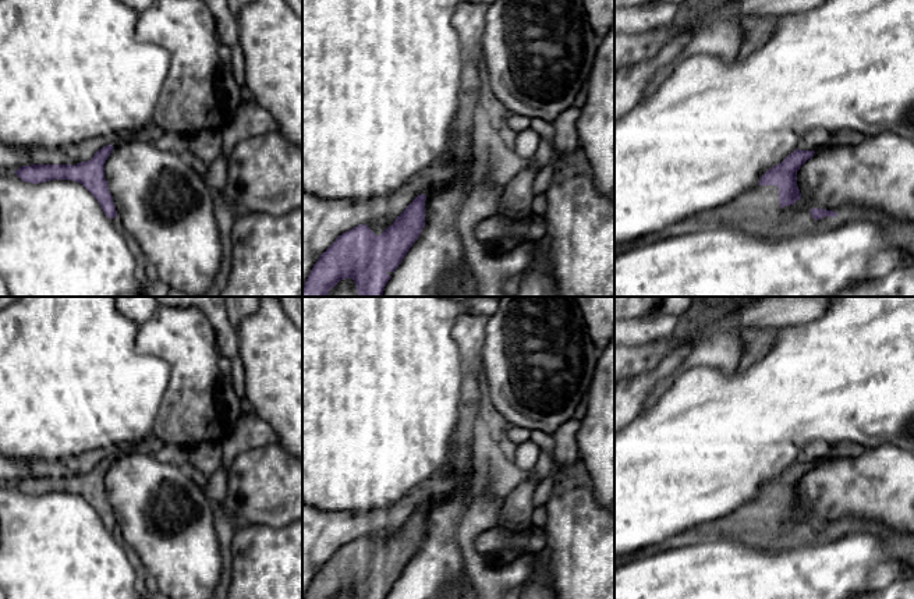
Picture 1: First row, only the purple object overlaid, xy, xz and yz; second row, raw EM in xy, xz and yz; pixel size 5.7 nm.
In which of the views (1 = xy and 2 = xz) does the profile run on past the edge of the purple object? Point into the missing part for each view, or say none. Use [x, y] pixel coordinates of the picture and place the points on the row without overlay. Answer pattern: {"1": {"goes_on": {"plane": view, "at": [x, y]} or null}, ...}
{"1": {"goes_on": null}, "2": {"goes_on": null}}

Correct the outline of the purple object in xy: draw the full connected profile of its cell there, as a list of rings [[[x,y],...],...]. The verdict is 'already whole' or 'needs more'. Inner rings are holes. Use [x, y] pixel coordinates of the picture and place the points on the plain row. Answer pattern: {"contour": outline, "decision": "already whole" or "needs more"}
{"contour": [[[113,457],[99,461],[88,474],[72,476],[31,476],[14,483],[25,495],[39,496],[50,492],[71,492],[82,496],[100,515],[110,531],[117,528],[113,508],[104,490],[104,475],[113,462]]], "decision": "already whole"}

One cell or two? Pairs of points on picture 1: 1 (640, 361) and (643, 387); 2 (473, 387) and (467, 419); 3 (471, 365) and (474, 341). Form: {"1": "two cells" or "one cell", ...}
{"1": "two cells", "2": "one cell", "3": "one cell"}

